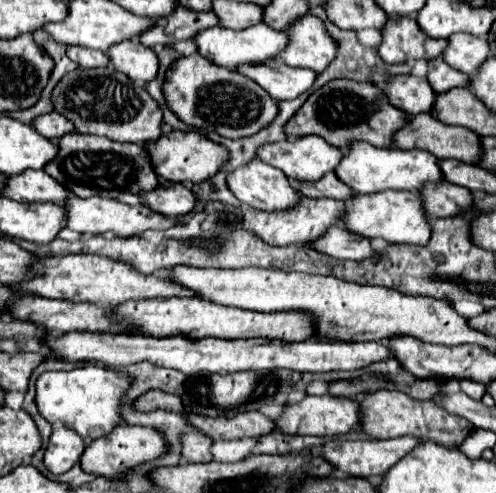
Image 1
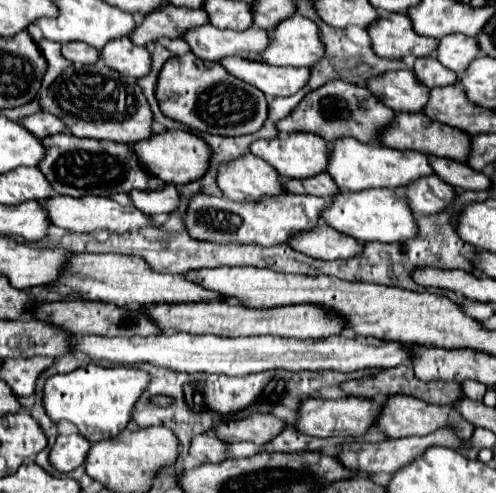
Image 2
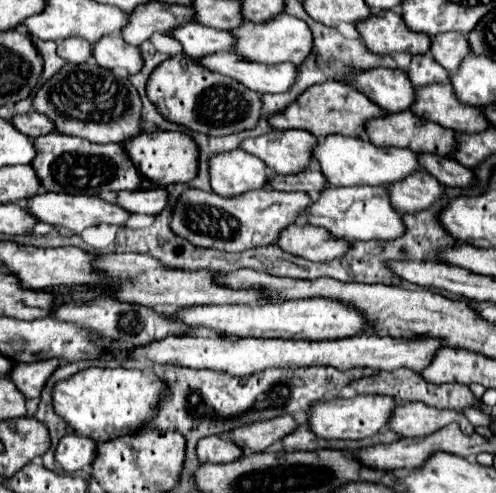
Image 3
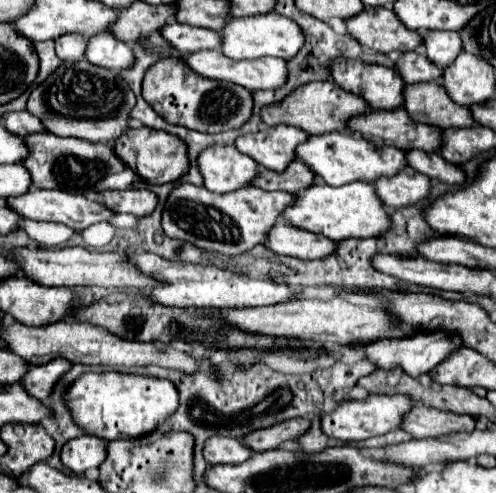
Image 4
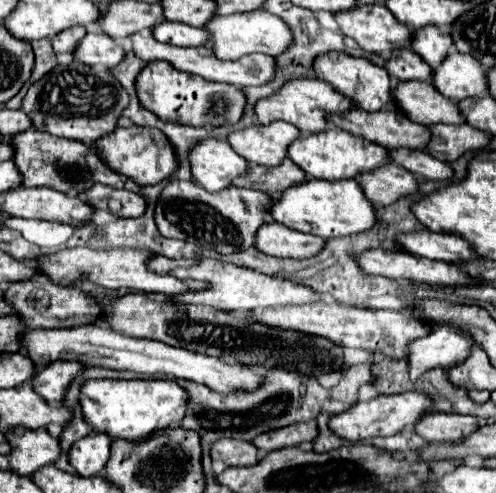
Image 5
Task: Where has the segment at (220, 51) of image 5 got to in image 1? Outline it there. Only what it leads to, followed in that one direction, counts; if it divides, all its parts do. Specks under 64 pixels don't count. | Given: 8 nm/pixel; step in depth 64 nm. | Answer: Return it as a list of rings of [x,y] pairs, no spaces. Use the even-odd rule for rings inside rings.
[[[312,14],[302,16],[286,32],[290,44],[278,54],[278,58],[286,64],[324,72],[324,68],[328,68],[328,64],[336,58],[338,44],[320,18]]]

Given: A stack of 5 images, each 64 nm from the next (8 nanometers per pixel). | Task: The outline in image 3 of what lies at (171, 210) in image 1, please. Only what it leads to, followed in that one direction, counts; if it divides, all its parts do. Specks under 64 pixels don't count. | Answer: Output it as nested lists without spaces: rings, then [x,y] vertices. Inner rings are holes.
[[[166,188],[152,190],[122,190],[118,192],[118,204],[134,214],[160,214],[168,204]]]

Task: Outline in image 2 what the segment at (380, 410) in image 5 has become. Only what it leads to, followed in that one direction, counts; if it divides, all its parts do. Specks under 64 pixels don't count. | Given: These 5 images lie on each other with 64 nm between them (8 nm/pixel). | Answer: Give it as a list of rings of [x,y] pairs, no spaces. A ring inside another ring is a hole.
[[[306,398],[298,406],[298,420],[294,428],[308,436],[328,438],[328,436],[362,436],[372,422],[376,420],[378,404],[374,400],[366,398],[336,398],[336,400],[324,400],[324,398]]]

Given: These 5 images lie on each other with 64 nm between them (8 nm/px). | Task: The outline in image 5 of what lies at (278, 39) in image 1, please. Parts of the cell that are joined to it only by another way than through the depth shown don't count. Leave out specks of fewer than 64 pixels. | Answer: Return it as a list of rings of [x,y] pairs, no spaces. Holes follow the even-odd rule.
[[[160,22],[154,28],[154,38],[158,42],[166,42],[172,46],[182,46],[182,48],[190,48],[190,46],[208,46],[210,44],[210,32],[204,28],[192,28],[188,24],[180,24],[180,22]]]

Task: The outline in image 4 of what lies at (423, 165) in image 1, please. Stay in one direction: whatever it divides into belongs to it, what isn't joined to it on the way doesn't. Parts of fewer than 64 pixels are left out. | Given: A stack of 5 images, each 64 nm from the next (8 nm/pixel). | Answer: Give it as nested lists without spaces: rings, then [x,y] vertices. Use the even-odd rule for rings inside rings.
[[[328,132],[320,136],[310,136],[308,142],[296,148],[296,158],[308,164],[316,176],[320,176],[330,186],[344,186],[356,180],[376,182],[382,176],[396,176],[408,166],[406,152],[392,146],[374,146],[362,136],[354,136],[348,132]]]

